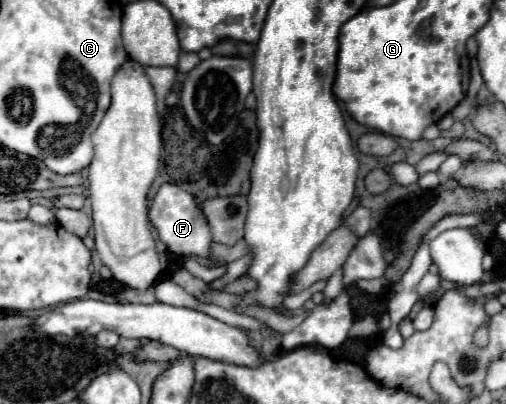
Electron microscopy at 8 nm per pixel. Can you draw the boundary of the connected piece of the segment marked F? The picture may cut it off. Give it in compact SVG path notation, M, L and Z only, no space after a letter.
M162 184L162 188L158 190L158 194L150 206L150 222L158 228L160 238L168 246L170 252L174 252L178 256L210 258L210 250L214 244L210 224L208 224L204 212L198 208L196 198L190 192L182 190L176 184Z

